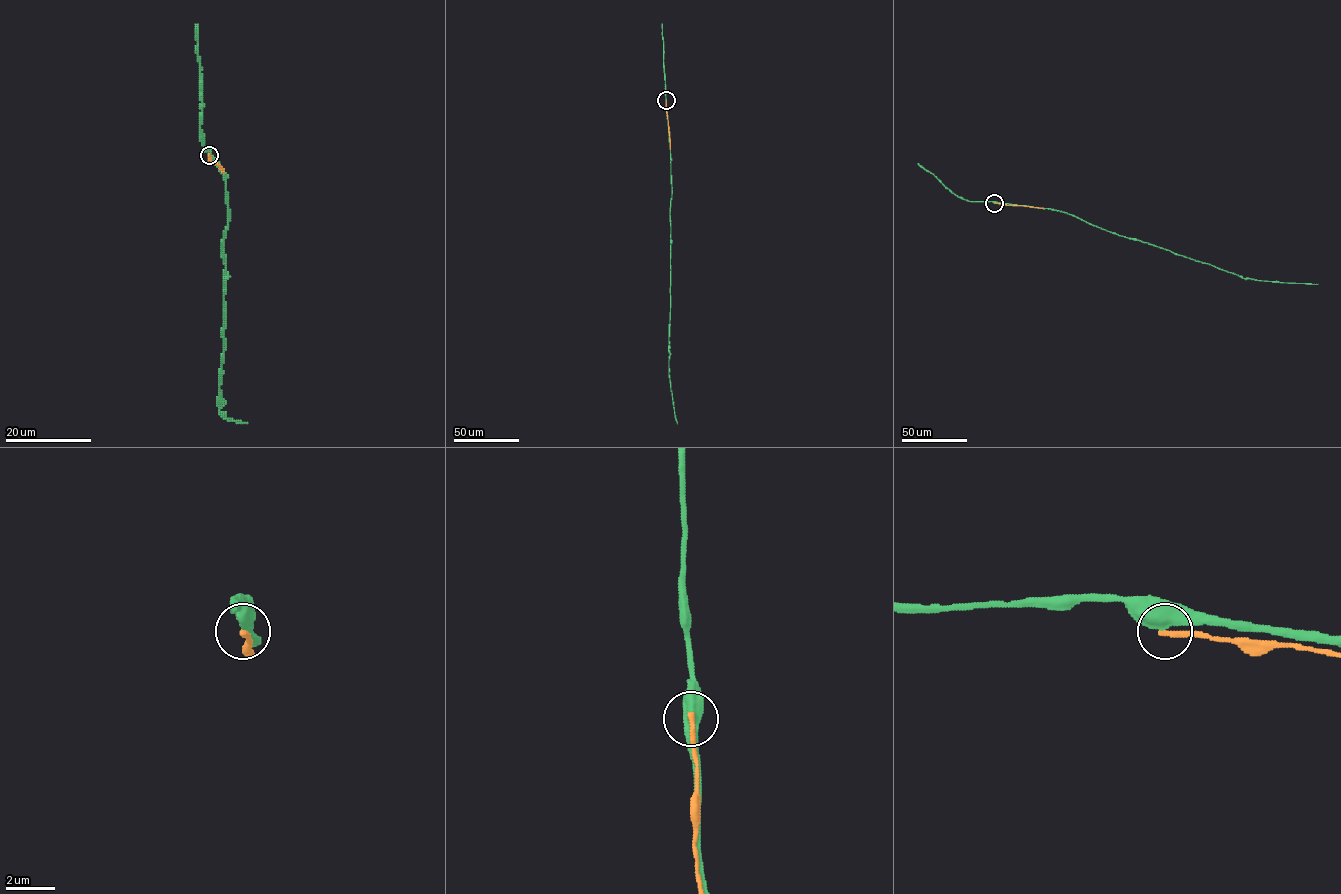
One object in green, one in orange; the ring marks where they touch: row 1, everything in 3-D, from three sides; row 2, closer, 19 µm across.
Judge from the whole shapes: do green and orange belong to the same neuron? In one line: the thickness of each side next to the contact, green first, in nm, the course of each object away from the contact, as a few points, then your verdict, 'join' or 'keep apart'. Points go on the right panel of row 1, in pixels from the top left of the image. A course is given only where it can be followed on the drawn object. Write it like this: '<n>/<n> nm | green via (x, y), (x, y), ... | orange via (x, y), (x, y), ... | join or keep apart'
500/240 nm | green via (994, 203), (1065, 212), (1119, 235), (1243, 278), (1318, 284) | orange via (995, 203), (1043, 208) | keep apart

